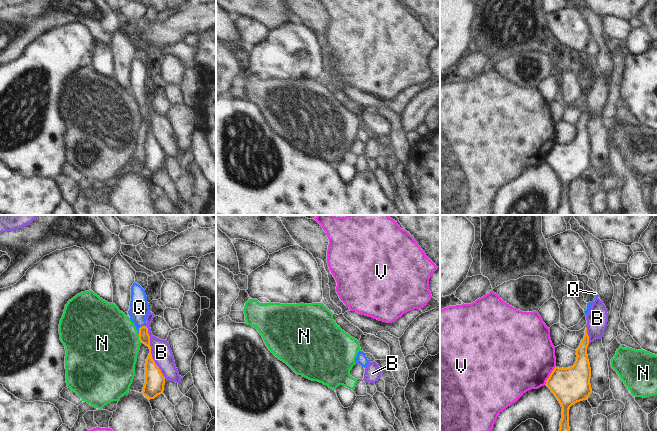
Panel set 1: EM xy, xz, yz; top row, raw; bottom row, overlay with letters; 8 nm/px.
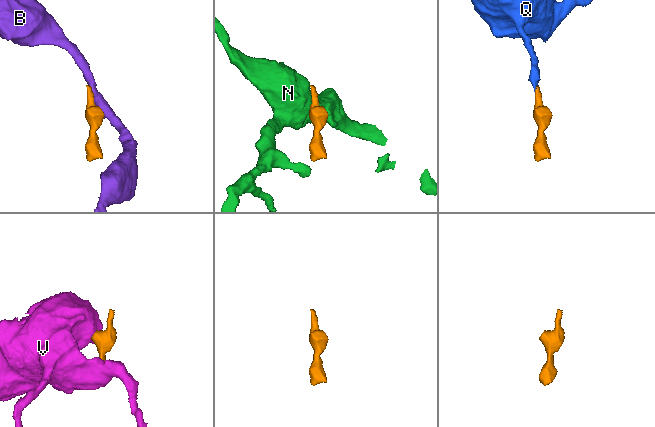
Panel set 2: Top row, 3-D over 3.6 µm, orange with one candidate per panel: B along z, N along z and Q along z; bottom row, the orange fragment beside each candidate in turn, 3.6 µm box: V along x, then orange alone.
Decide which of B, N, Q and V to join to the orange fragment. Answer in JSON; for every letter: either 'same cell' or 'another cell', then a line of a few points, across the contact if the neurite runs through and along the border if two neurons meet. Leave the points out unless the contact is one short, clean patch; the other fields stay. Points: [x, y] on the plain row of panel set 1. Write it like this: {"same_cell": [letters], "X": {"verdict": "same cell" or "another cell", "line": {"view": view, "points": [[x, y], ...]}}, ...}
{"same_cell": ["Q"], "B": {"verdict": "another cell"}, "N": {"verdict": "another cell", "line": {"view": "xy", "points": [[137, 110], [141, 118]]}}, "Q": {"verdict": "same cell", "line": {"view": "xy", "points": [[144, 113], [143, 108], [139, 104], [139, 83]]}}, "V": {"verdict": "another cell"}}

